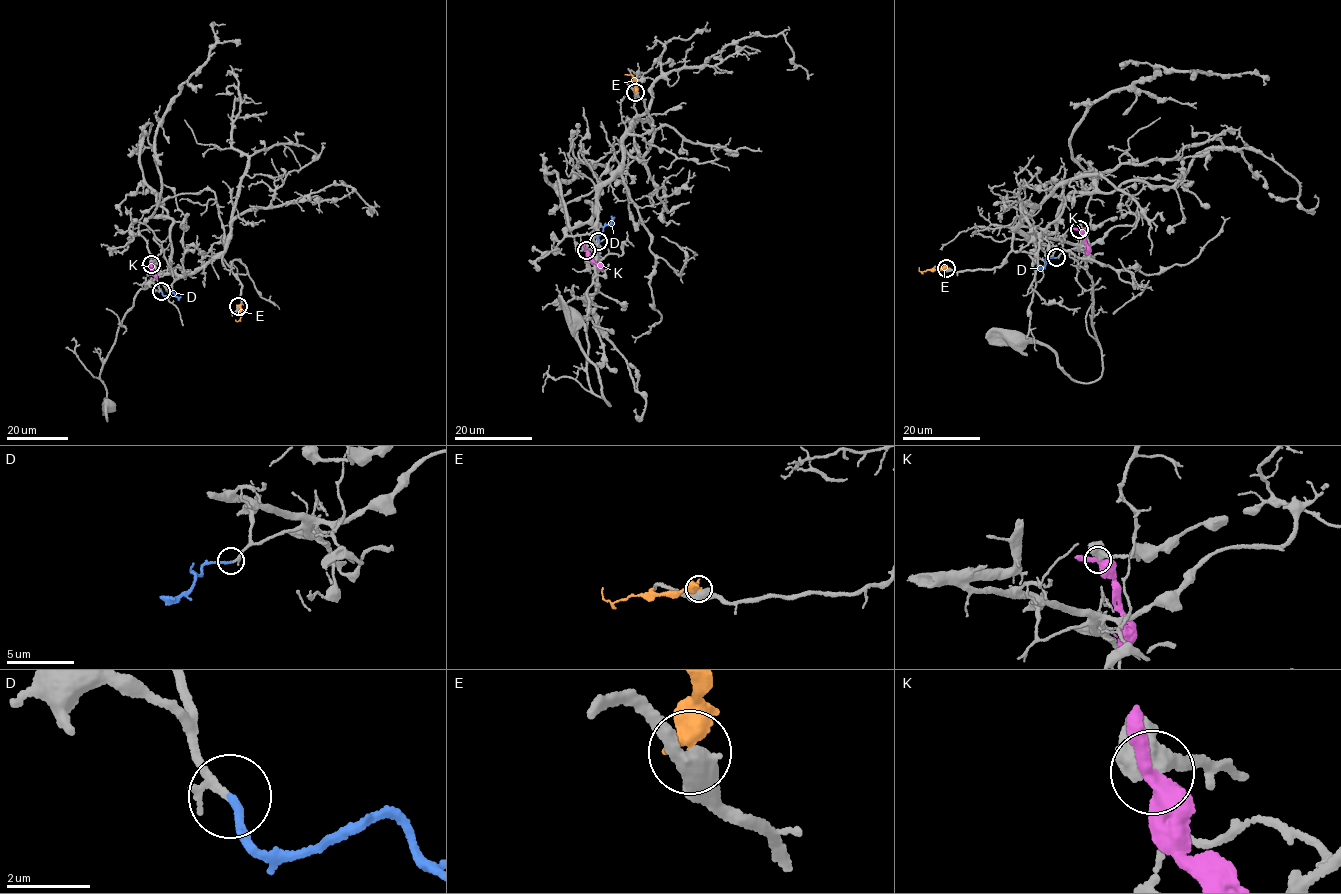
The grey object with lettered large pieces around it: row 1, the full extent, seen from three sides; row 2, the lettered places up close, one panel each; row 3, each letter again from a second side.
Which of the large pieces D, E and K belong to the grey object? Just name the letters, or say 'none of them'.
D

